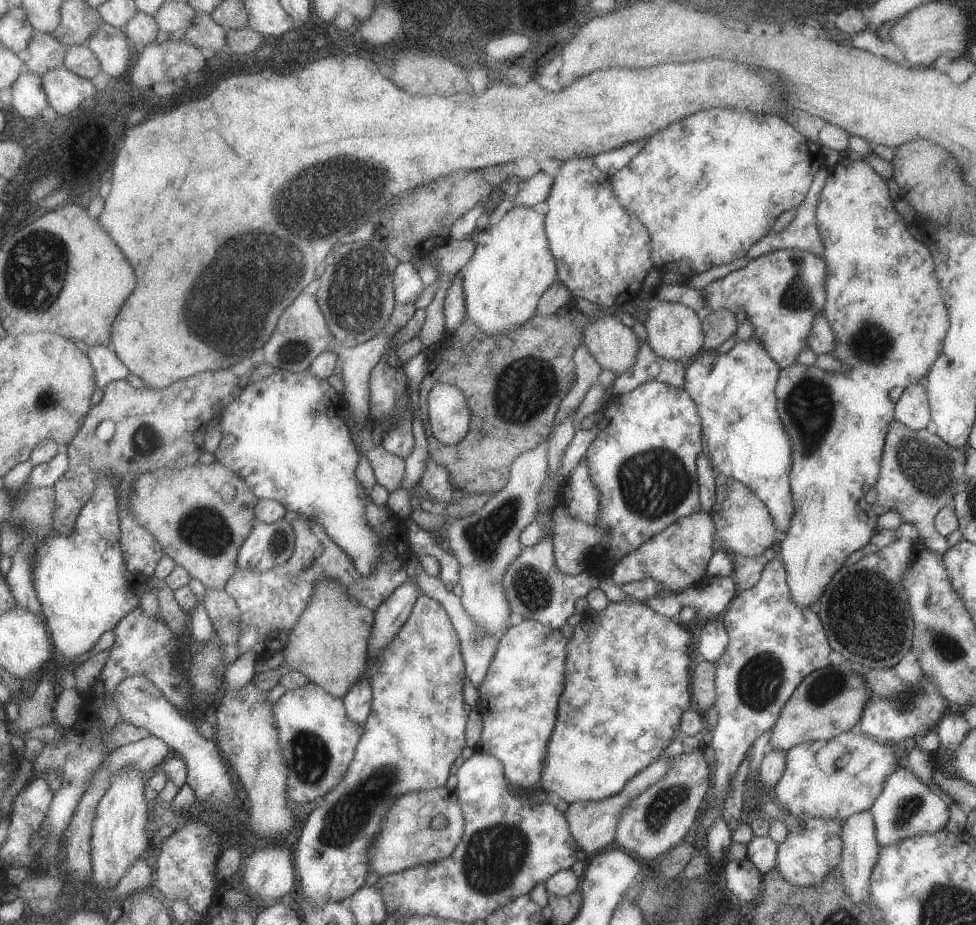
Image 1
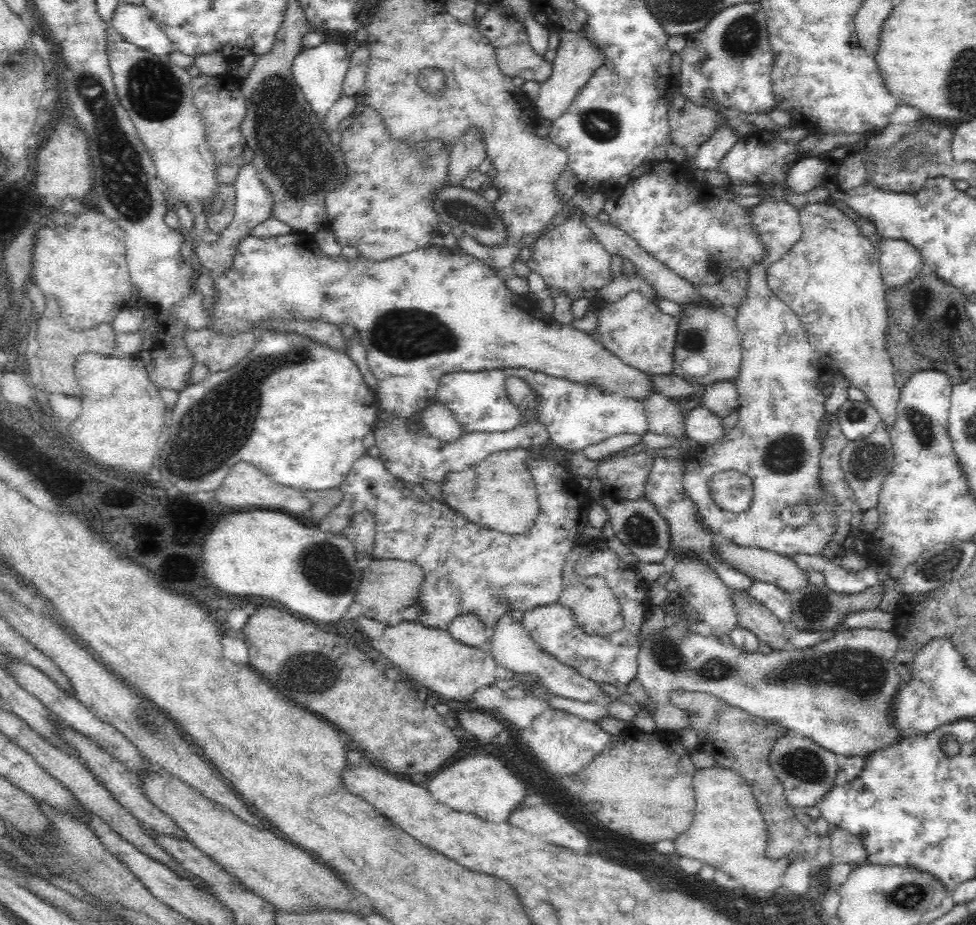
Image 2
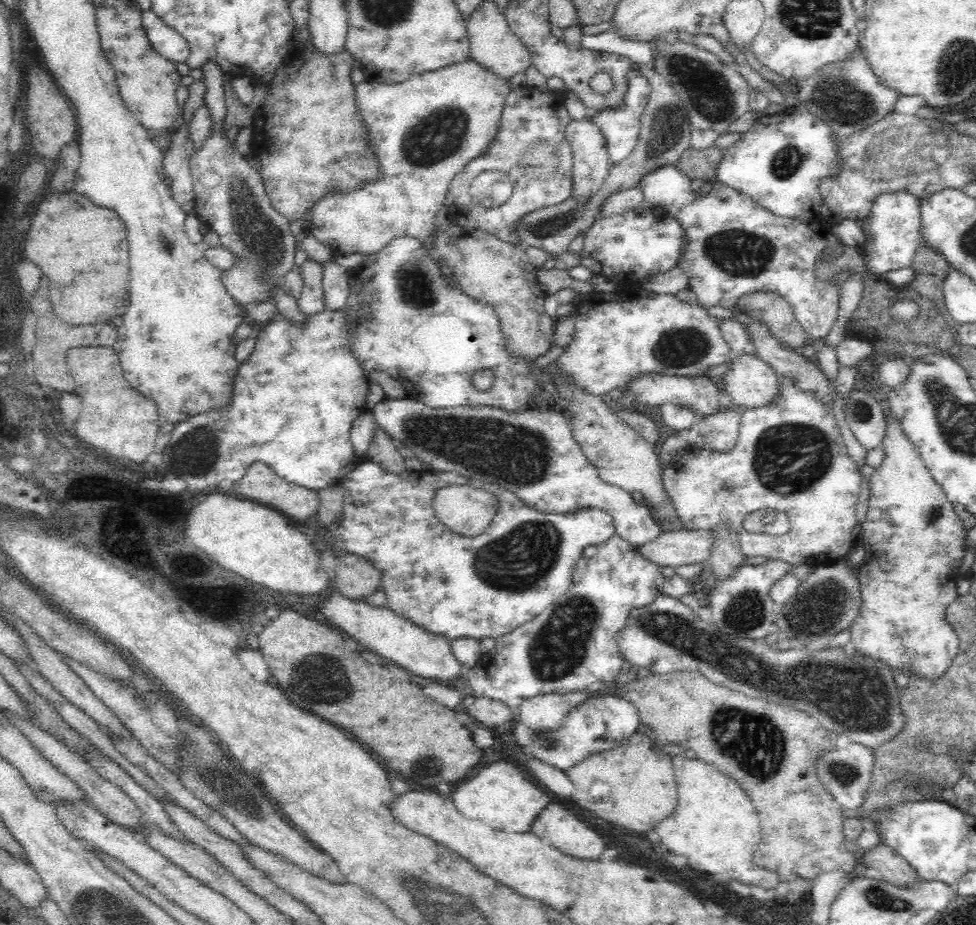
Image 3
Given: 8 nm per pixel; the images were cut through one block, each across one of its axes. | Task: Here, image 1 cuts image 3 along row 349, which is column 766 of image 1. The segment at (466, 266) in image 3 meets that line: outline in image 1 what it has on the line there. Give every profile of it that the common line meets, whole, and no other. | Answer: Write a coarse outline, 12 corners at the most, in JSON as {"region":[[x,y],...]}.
{"region":[[715,474],[715,540],[757,558],[779,536],[753,490]]}

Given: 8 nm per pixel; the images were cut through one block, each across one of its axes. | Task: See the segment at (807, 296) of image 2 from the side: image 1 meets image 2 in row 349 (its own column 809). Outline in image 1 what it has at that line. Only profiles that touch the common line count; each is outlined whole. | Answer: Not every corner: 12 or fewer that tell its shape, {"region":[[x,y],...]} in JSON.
{"region":[[765,798],[757,810],[787,828],[775,870],[793,886],[839,868],[843,822],[793,816]]}

